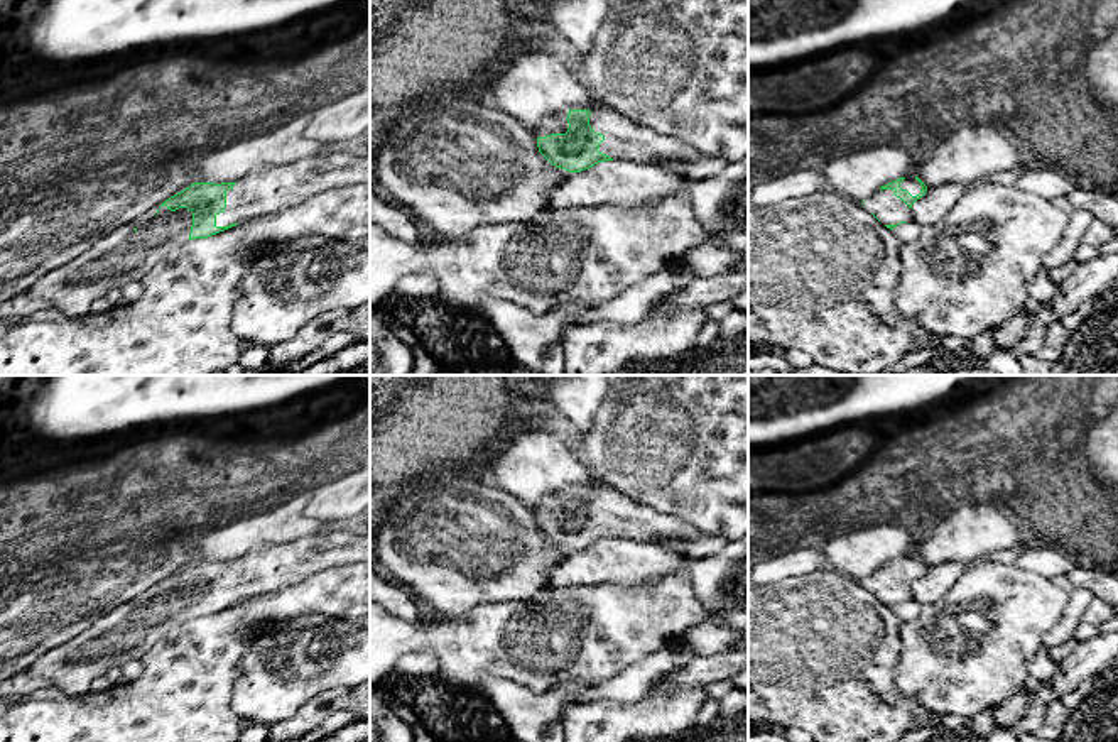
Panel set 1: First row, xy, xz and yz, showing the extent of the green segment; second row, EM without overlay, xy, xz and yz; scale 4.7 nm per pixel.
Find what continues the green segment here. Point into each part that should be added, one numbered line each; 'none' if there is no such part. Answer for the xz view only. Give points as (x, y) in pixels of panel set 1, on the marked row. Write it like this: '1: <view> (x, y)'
1: xz (554, 124)
2: xz (624, 139)

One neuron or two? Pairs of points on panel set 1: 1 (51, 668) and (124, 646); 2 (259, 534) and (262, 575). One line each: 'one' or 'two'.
1: one
2: two

